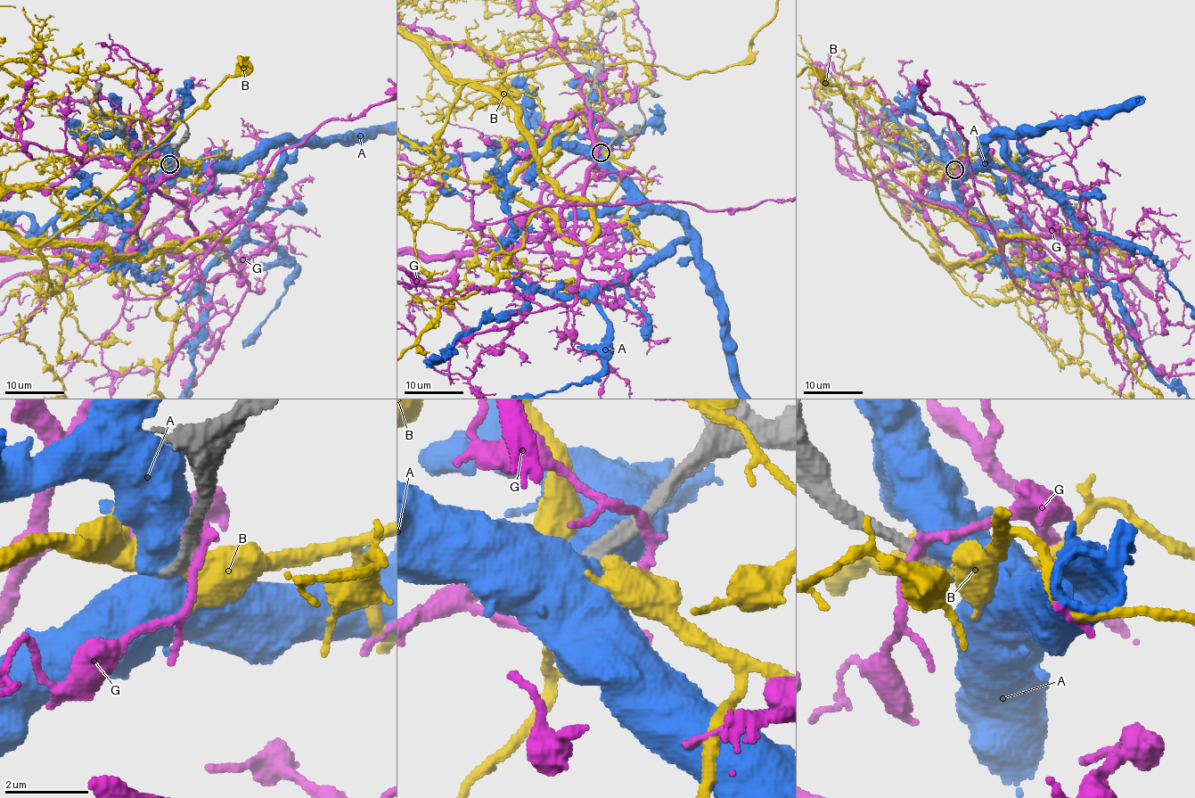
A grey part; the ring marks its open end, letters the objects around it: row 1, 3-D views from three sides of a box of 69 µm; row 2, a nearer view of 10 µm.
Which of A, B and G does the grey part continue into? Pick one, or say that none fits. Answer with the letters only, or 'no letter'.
no letter

